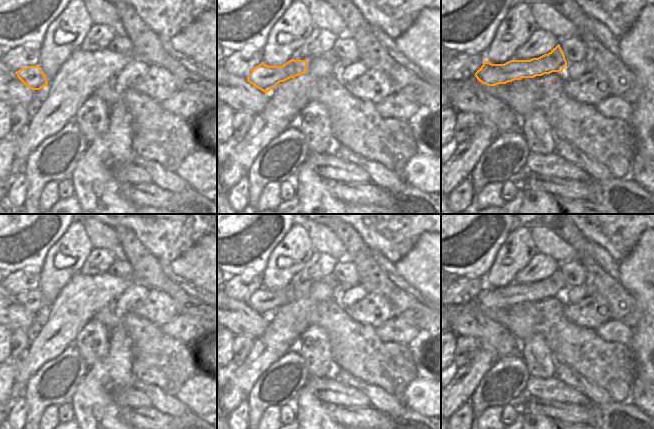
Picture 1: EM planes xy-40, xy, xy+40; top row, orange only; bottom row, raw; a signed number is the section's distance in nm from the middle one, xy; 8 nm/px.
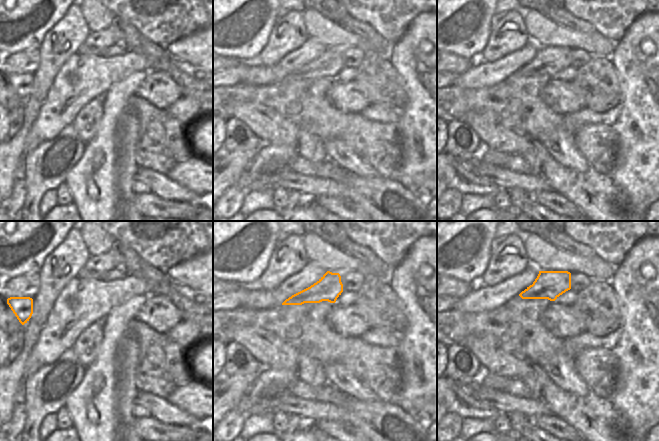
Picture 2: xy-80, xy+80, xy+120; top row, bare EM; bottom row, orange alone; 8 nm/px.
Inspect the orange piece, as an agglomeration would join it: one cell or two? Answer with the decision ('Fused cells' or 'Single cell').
Single cell.

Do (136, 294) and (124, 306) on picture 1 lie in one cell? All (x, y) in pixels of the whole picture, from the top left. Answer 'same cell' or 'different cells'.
same cell

